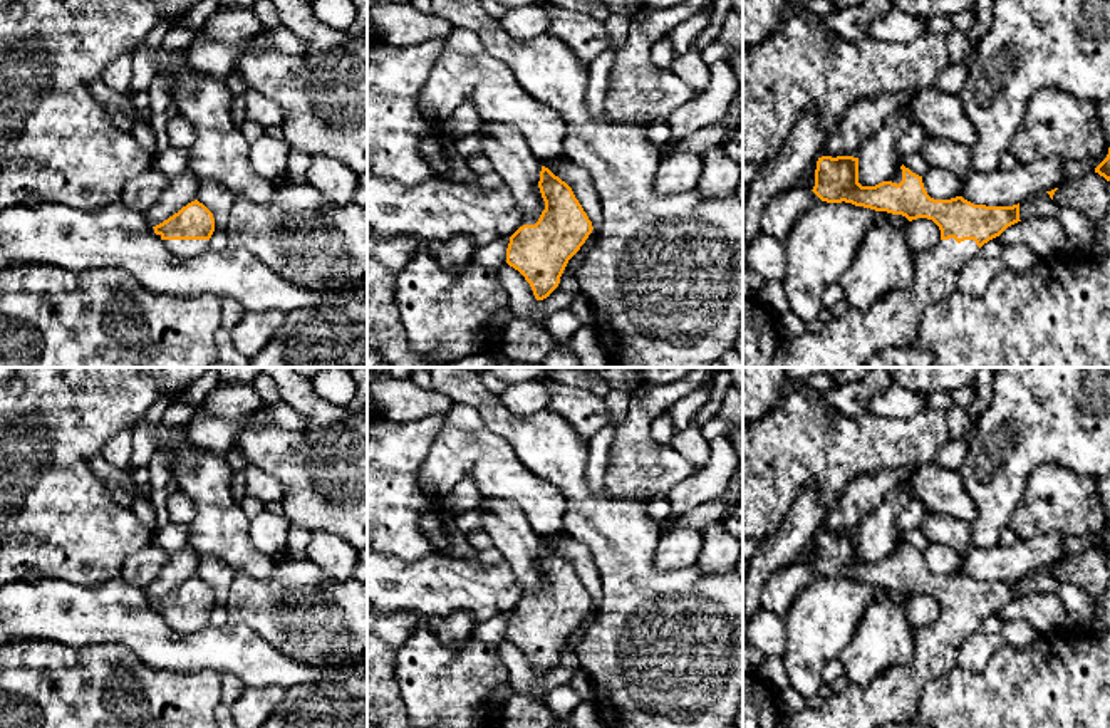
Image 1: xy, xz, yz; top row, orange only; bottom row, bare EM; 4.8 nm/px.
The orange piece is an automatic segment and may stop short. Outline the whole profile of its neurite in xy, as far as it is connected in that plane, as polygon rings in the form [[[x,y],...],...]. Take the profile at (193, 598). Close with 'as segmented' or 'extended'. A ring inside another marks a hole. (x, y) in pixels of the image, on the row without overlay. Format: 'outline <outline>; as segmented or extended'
outline [[[195,575],[153,604],[171,631],[191,634],[210,626],[215,594],[203,579]]]; extended

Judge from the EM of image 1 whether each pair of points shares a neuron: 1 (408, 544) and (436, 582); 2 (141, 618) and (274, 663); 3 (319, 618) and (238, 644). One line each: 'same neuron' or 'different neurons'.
1: different neurons
2: same neuron
3: different neurons

